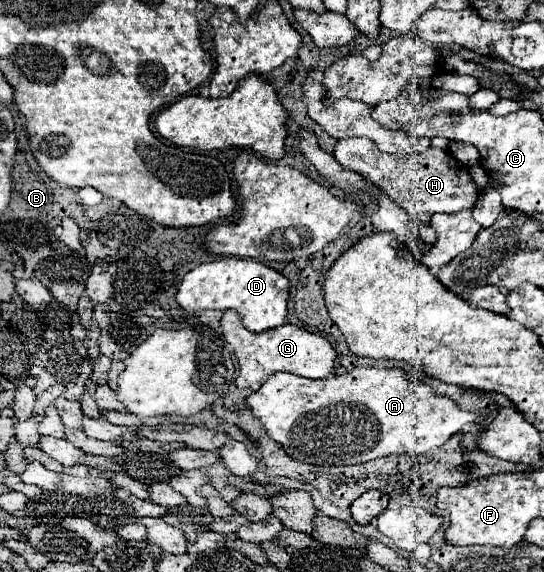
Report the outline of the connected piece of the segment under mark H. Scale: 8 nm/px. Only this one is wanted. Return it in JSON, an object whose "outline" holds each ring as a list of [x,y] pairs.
{"outline":[[[345,138],[337,142],[333,156],[343,168],[359,172],[379,188],[383,186],[385,194],[411,216],[413,236],[429,245],[433,245],[437,238],[435,230],[431,228],[431,214],[465,212],[477,202],[477,184],[449,150],[427,148],[423,154],[387,154],[377,150],[369,138]]]}

